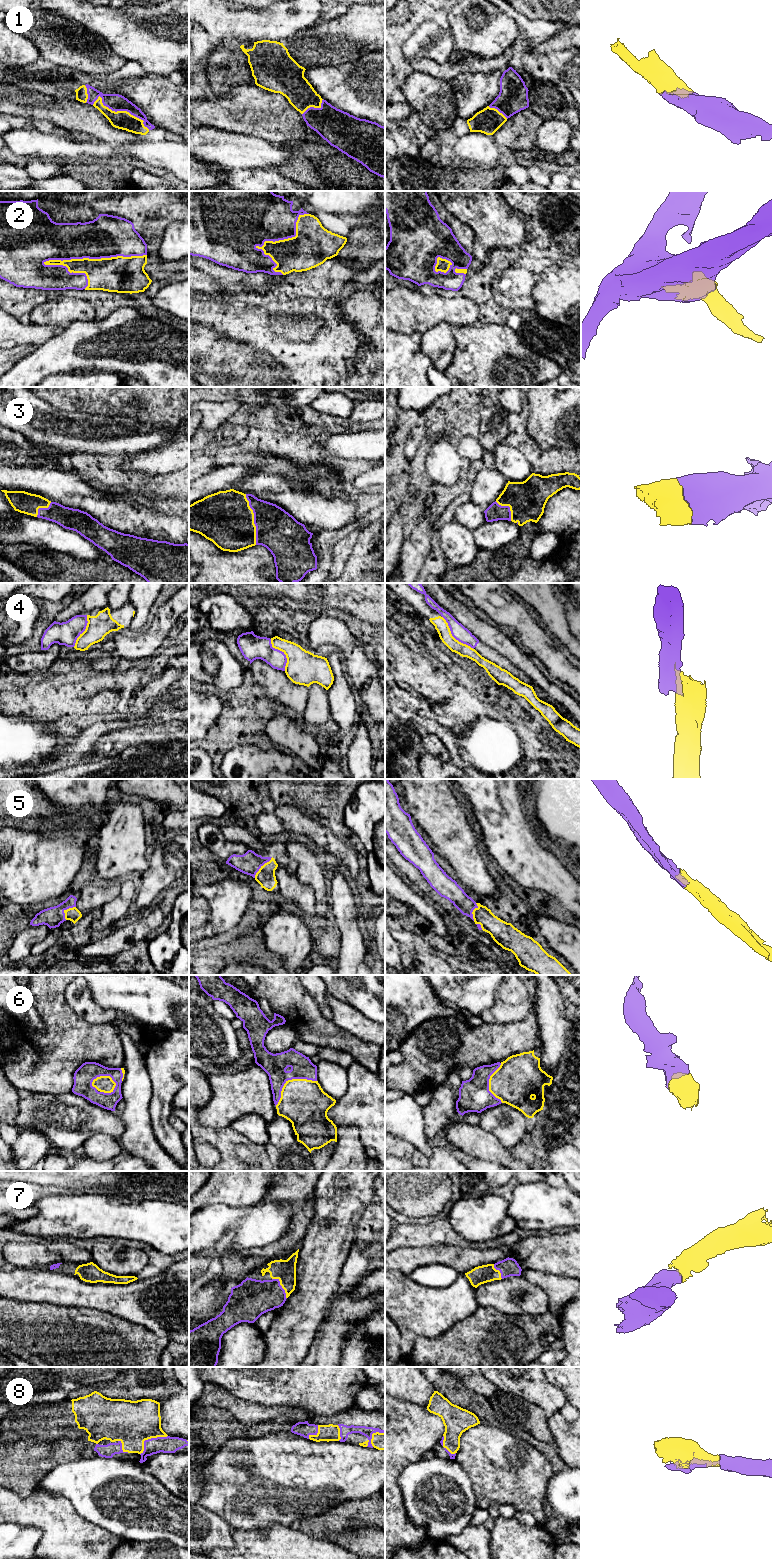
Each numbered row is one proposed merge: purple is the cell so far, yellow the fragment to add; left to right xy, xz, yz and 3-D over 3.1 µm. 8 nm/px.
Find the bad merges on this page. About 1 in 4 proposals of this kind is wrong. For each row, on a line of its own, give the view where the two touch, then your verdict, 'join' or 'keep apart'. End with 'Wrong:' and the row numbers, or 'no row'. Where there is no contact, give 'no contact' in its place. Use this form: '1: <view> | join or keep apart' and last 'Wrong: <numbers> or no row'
1: xy | join
2: xy | join
3: xz | join
4: yz | keep apart
5: xz | join
6: xy | join
7: xz | join
8: xy | join
Wrong: 4

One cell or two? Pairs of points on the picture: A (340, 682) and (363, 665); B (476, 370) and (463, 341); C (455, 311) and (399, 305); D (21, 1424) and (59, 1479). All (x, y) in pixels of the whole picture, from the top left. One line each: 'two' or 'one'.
A: two
B: one
C: one
D: two

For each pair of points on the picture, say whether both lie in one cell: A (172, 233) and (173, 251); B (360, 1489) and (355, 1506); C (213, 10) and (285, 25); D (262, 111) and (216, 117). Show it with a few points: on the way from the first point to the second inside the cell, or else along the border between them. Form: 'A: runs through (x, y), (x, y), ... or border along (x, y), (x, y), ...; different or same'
A: runs through (173, 237), (173, 247); same
B: border along (374, 1493), (363, 1499), (345, 1500), (335, 1507); different
C: runs through (231, 23), (267, 25); same
D: runs through (251, 111), (227, 112); same

